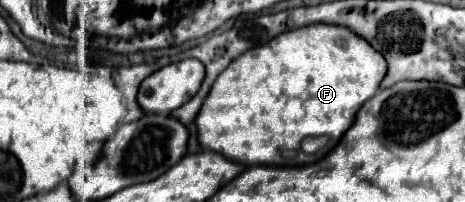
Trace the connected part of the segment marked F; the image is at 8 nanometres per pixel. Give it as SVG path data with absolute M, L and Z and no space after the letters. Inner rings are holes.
M312 24L312 28L300 28L296 32L284 32L280 36L276 36L276 40L270 40L268 44L260 46L260 48L252 48L248 52L244 52L244 56L238 56L236 60L232 60L232 64L216 78L216 82L212 84L198 116L196 116L196 126L198 126L198 142L202 144L202 148L212 150L222 154L224 158L230 158L242 166L252 166L252 164L264 164L264 166L280 166L282 164L282 152L284 150L298 150L300 142L306 136L330 136L334 140L340 140L340 136L352 126L352 120L358 112L358 108L376 94L382 78L386 74L386 64L384 58L370 48L370 44L366 40L360 40L360 36L348 32L348 28L336 28L330 24Z

